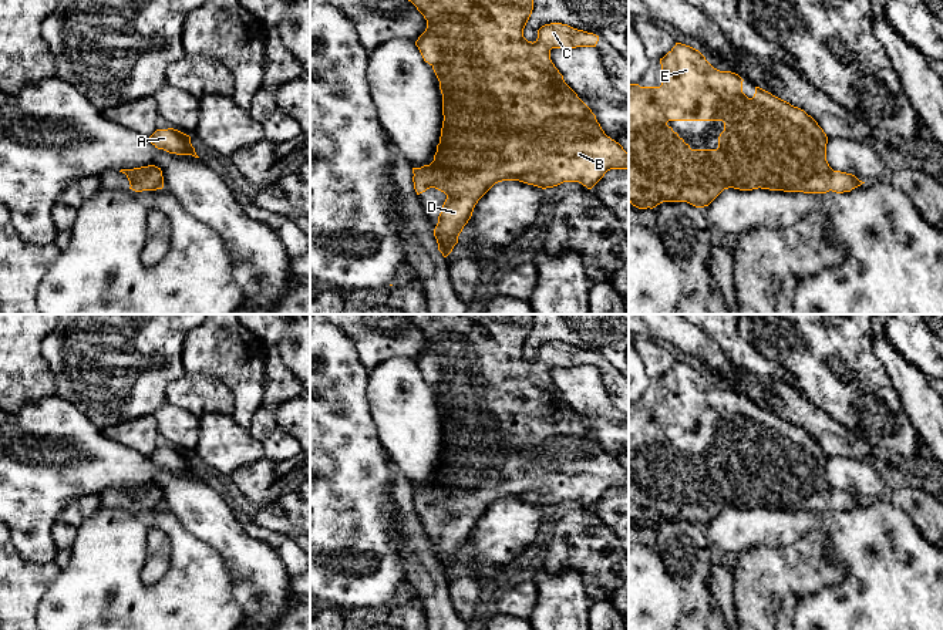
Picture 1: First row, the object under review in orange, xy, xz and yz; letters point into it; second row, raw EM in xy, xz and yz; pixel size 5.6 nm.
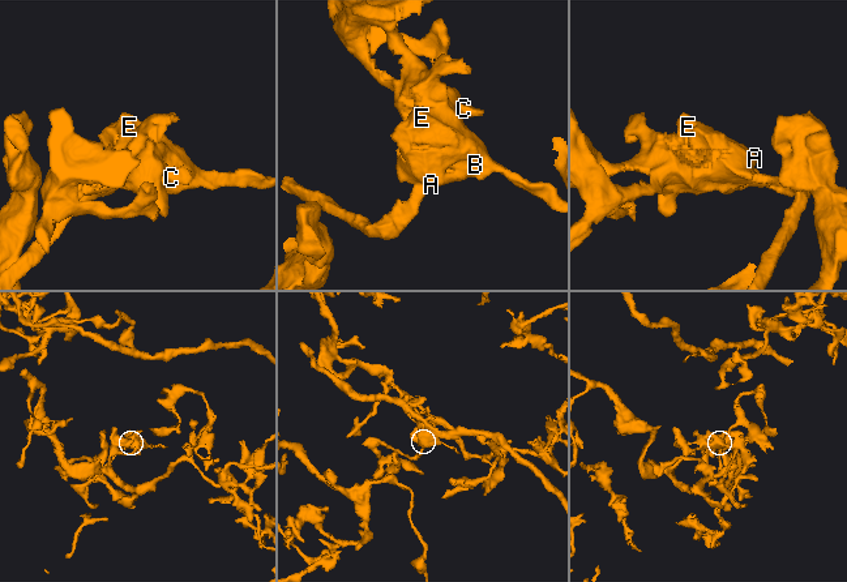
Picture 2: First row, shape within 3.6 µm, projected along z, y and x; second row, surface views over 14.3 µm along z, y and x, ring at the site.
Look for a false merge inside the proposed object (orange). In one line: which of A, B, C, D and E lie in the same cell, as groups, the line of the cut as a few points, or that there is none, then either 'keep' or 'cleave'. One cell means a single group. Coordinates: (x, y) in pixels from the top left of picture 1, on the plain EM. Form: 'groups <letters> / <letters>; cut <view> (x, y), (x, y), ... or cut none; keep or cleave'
groups A B C D E; cut none; keep

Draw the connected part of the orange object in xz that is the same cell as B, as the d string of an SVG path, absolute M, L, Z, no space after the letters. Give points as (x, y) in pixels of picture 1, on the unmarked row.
M407 314L417 329L427 338L425 350L418 356L415 364L418 365L422 377L428 381L438 400L442 412L442 447L439 462L434 479L430 484L421 486L412 486L412 501L417 513L425 511L430 506L435 506L447 513L442 523L442 529L438 535L438 542L434 548L434 555L438 562L438 569L447 576L454 565L458 562L458 555L464 545L472 535L474 526L478 519L498 501L502 499L519 499L528 503L533 503L542 508L558 505L563 501L579 501L587 508L592 508L607 489L610 488L627 488L629 489L629 472L623 465L607 455L596 438L592 428L577 415L577 412L565 401L563 394L555 385L550 378L552 367L576 367L576 365L596 365L599 354L583 348L573 347L562 341L545 343L538 348L538 357L532 361L523 356L523 347L533 329L532 314Z

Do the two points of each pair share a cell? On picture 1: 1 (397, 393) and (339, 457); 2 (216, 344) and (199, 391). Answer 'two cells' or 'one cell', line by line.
1: two cells
2: two cells

